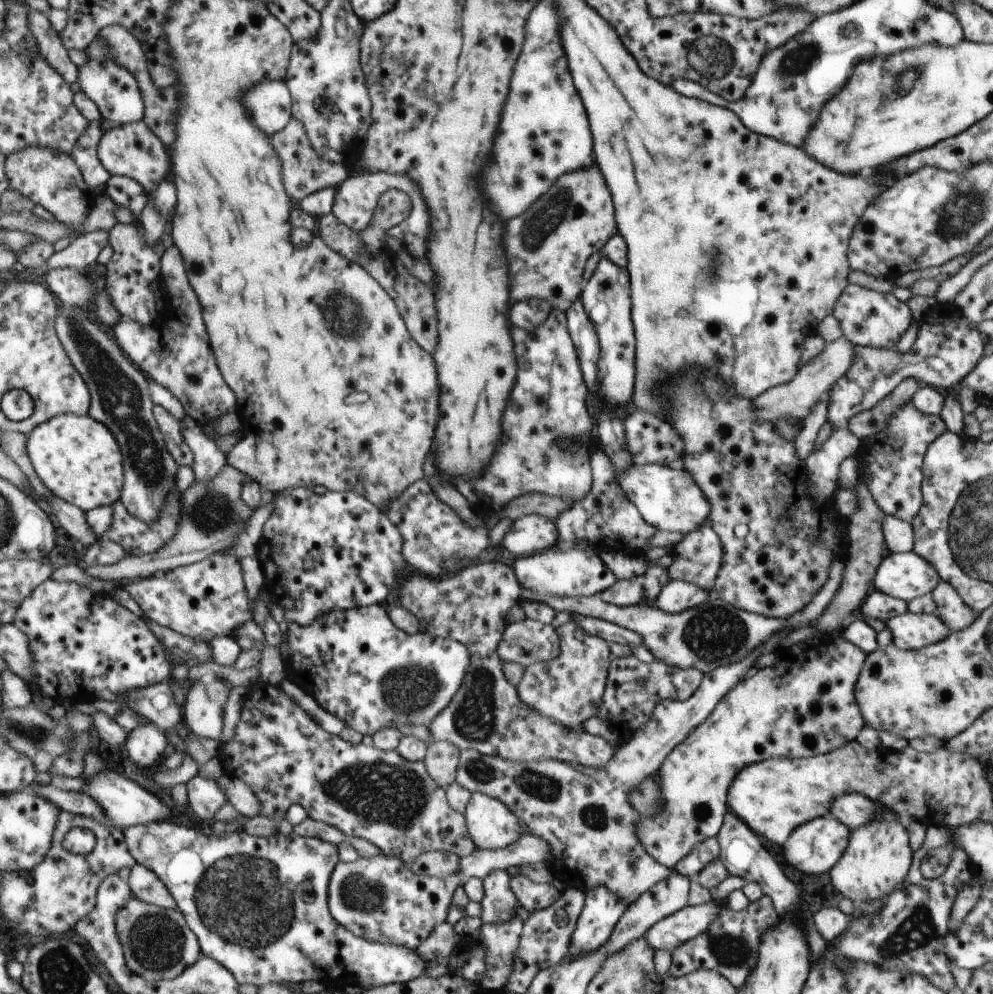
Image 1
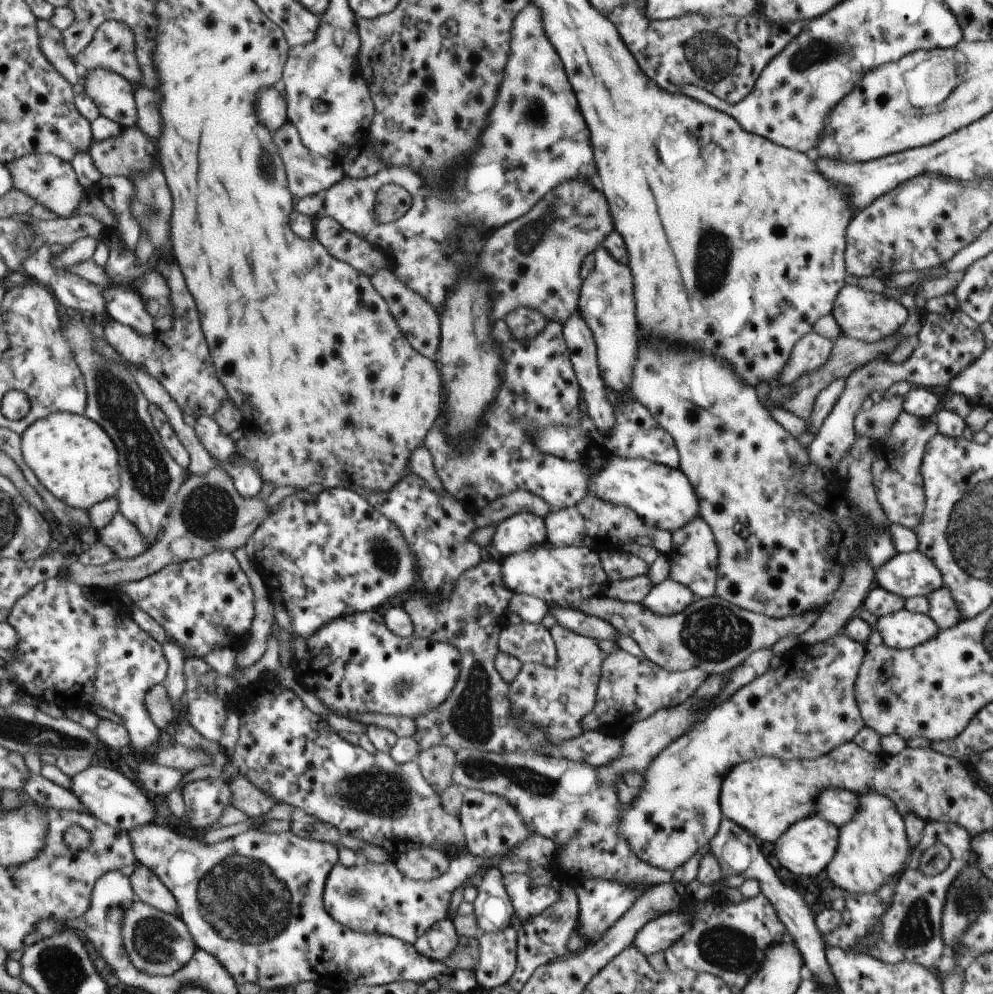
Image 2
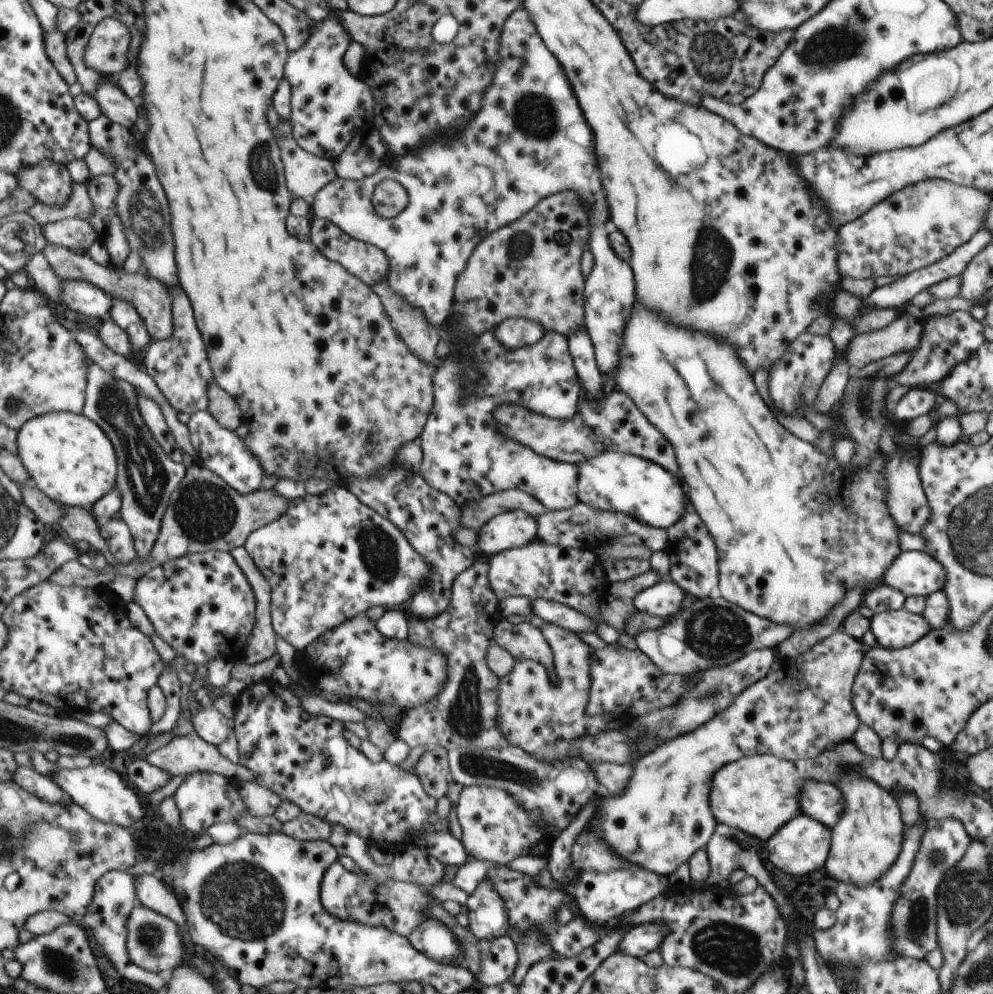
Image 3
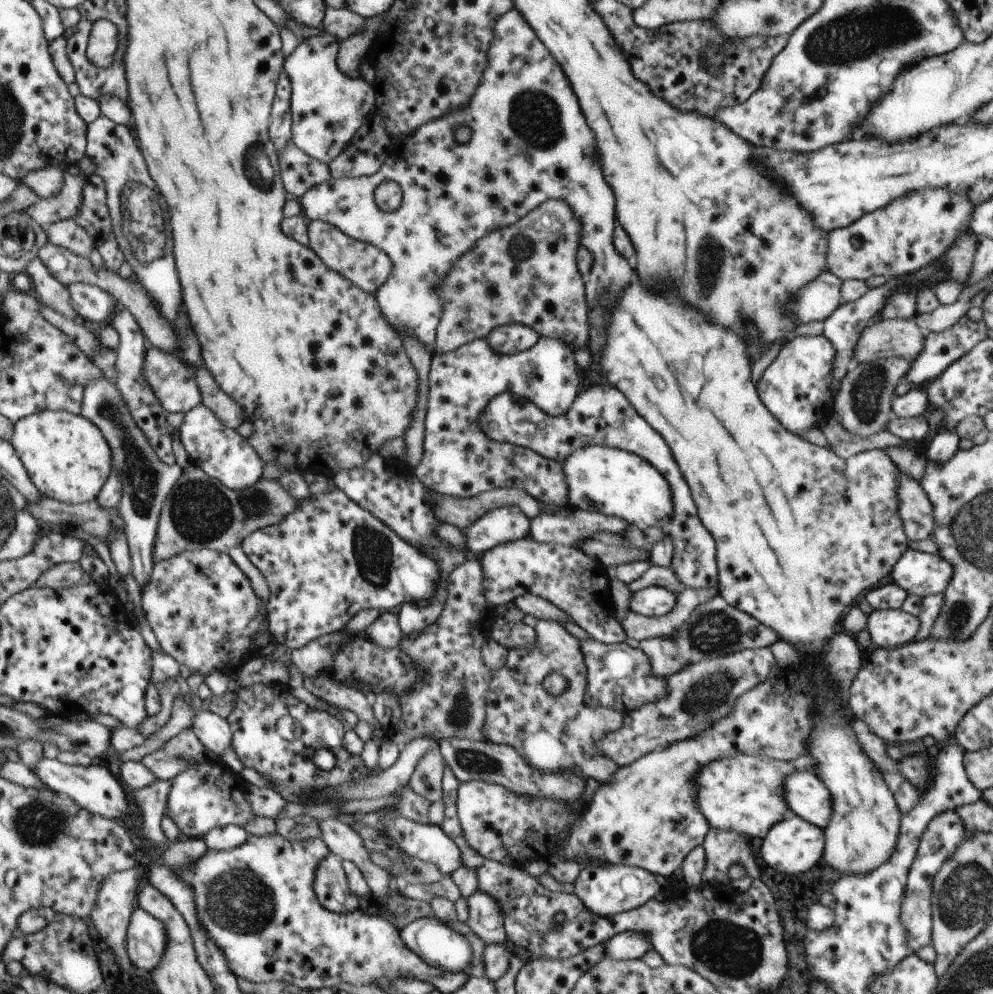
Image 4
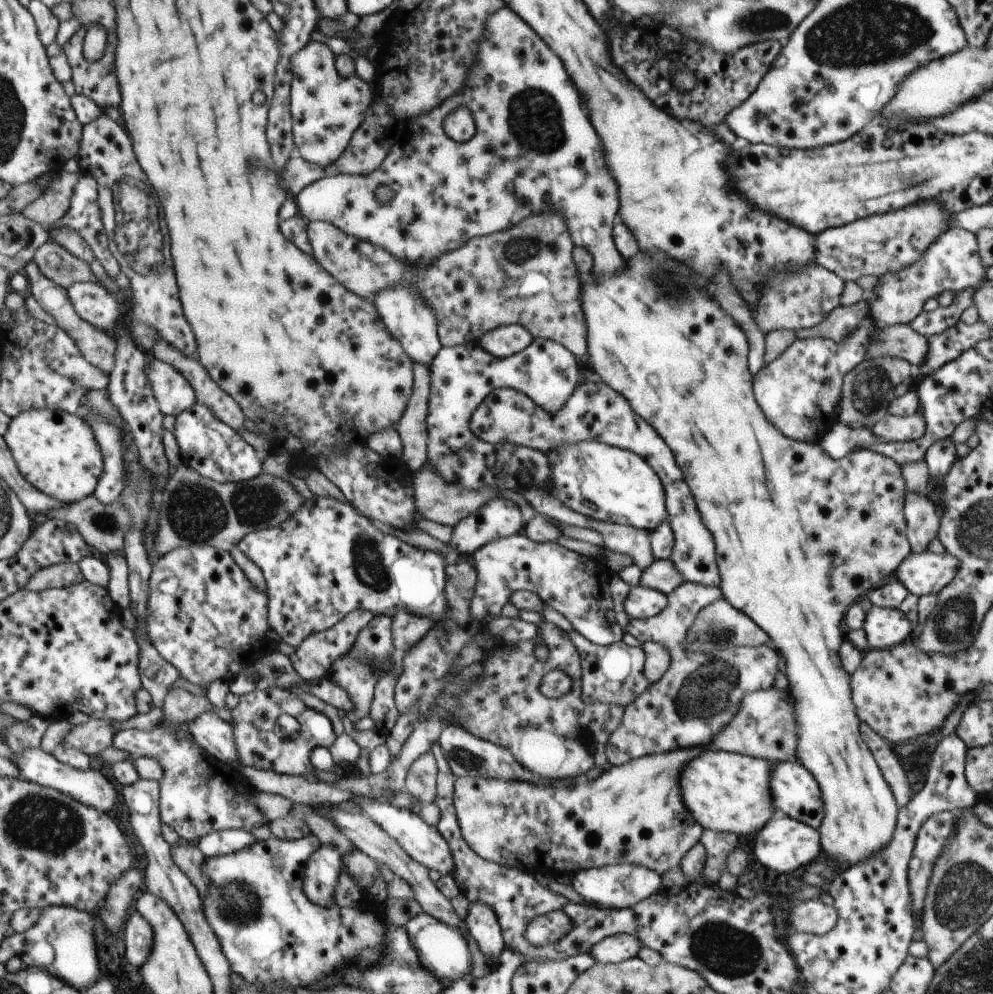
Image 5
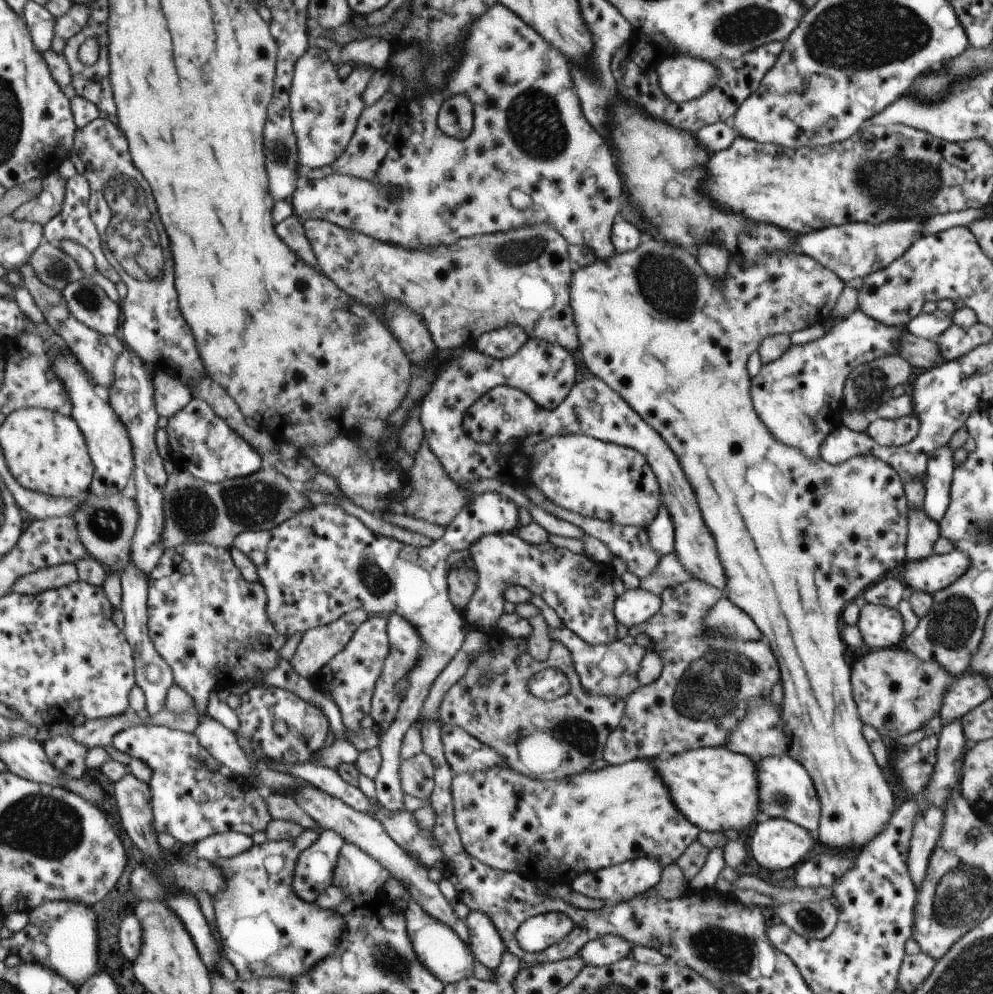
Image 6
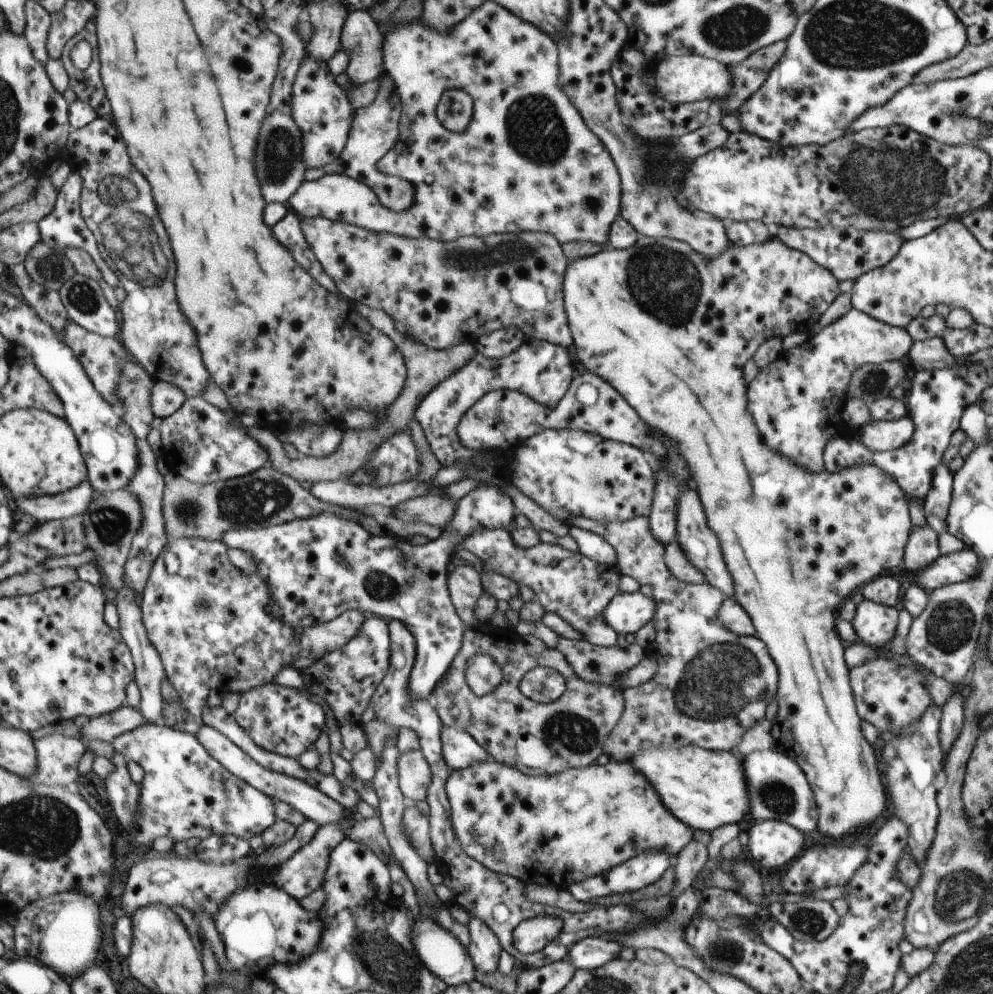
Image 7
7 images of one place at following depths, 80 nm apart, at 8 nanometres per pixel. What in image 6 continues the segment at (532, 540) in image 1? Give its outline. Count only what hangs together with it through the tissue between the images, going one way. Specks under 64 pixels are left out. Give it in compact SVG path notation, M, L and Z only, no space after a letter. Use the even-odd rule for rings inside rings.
M485 492L474 496L470 503L451 520L444 528L440 539L433 541L428 547L413 548L391 537L377 535L359 518L347 514L339 503L321 503L311 505L271 530L247 531L241 533L234 546L245 551L245 554L257 565L260 582L266 588L268 596L268 614L279 632L286 636L295 636L297 632L305 634L309 629L325 626L338 621L345 613L357 609L365 609L371 616L391 614L395 612L409 621L419 633L423 648L415 666L406 676L410 685L406 688L403 698L391 723L391 728L381 736L379 748L383 755L381 770L375 778L377 801L392 811L403 809L403 792L400 787L400 746L405 731L414 723L419 722L421 704L434 678L445 668L463 642L463 629L467 622L462 614L455 610L450 601L448 569L446 560L452 553L466 553L470 546L481 537L492 534L511 533L518 523L518 507L499 493Z

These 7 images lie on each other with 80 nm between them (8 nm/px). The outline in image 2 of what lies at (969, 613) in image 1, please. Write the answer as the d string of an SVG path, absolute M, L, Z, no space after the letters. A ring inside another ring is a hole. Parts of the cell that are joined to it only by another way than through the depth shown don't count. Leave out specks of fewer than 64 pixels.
M945 584L933 593L929 593L926 599L929 605L927 615L930 615L931 620L938 625L939 631L951 628L963 620L953 595Z

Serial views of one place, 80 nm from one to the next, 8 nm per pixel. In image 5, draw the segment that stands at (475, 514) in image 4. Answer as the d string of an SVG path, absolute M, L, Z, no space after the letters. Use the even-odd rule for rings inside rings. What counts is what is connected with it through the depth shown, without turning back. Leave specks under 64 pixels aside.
M427 462L424 463L423 467L413 473L412 481L414 488L413 500L419 518L423 517L425 520L432 520L439 524L454 527L466 516L476 513L493 498L514 502L515 506L518 506L518 509L521 511L523 522L530 521L536 514L534 508L526 501L523 494L521 494L521 490L512 491L511 489L500 489L498 491L497 489L494 490L489 487L483 487L474 491L460 489L459 487L447 484L434 469L428 466Z

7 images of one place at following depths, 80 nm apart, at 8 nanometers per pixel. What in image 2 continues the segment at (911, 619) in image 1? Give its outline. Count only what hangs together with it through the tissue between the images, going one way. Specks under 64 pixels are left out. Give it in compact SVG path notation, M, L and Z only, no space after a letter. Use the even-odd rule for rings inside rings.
M904 608L877 618L874 629L880 632L882 643L892 649L916 647L939 632L930 615L913 614Z

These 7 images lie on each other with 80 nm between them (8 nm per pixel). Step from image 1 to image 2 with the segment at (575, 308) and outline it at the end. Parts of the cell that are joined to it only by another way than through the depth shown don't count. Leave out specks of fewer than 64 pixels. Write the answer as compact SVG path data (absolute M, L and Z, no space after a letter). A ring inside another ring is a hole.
M578 312L573 314L569 320L562 322L562 330L565 333L566 345L569 347L573 359L574 370L577 372L577 377L582 385L584 410L587 416L593 420L598 433L605 434L611 431L614 426L614 410L607 401L605 387L598 371L593 335Z

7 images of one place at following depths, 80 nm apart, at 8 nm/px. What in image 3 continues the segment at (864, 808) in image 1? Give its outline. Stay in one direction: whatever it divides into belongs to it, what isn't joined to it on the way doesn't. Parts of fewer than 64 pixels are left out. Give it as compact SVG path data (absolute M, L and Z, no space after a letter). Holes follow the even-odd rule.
M805 780L799 790L799 815L807 815L823 826L831 827L843 813L843 794L831 783Z

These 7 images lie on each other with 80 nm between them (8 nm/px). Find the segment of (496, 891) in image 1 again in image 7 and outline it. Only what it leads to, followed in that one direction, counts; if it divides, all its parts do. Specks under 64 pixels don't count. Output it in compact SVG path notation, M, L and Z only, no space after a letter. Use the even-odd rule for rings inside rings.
M470 916L466 927L470 938L466 950L475 971L484 972L486 975L495 972L498 958L503 951L499 938L480 918Z

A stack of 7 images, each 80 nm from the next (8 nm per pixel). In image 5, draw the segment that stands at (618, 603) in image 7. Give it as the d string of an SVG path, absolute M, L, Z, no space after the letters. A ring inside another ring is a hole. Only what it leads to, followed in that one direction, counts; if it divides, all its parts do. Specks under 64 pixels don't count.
M637 585L631 587L623 602L623 608L631 619L646 619L661 613L668 604L666 594L661 591Z

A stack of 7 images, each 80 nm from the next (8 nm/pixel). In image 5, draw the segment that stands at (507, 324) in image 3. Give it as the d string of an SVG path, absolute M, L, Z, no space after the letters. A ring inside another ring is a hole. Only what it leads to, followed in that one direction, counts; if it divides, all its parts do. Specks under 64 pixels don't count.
M503 325L487 332L478 345L495 358L511 356L523 350L531 341L532 336L521 325Z

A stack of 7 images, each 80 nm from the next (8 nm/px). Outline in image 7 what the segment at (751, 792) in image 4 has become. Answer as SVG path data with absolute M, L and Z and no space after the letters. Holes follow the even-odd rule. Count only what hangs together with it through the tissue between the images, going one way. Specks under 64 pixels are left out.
M695 745L655 747L638 751L628 760L656 790L660 801L683 824L711 832L723 825L737 825L749 813L750 800L741 756L732 751L712 751Z

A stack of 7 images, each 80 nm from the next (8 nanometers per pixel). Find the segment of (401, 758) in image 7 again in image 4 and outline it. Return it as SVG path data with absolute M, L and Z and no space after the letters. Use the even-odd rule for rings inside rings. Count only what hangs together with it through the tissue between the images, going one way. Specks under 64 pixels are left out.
M438 748L423 754L409 778L408 785L415 794L422 795L430 804L441 799L441 776L444 761Z

